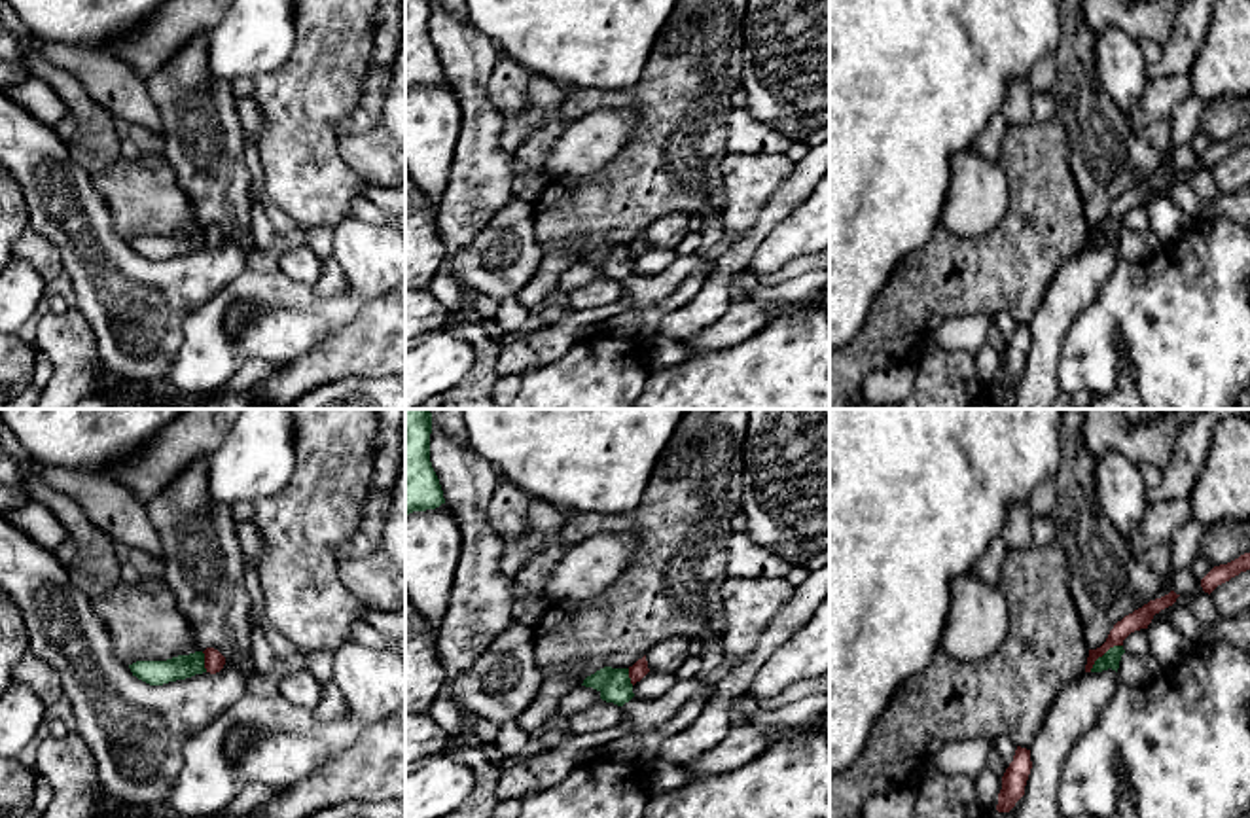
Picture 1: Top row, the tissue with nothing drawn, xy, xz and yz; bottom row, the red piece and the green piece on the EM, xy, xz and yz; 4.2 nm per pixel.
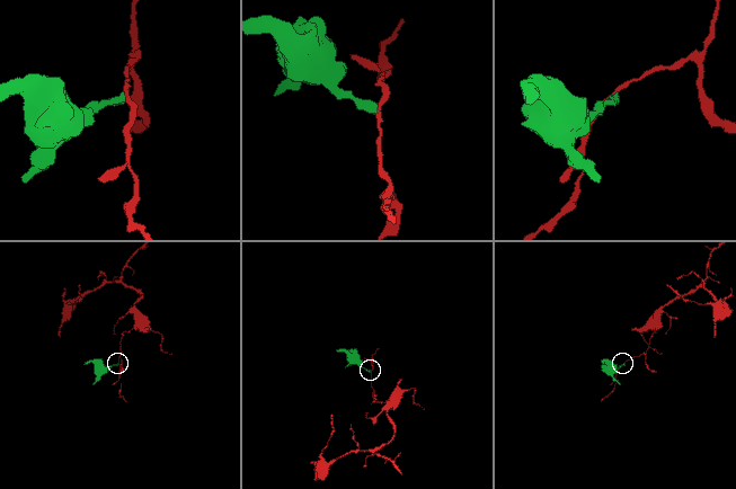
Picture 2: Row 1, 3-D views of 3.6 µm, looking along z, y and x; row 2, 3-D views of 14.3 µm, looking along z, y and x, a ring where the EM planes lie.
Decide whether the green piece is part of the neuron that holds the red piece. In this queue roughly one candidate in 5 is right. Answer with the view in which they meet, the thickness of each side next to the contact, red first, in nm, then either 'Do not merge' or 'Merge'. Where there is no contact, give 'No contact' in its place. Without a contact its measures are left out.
Touches red in yz. Thickness 90 nm (red) against 80 nm. Do not merge

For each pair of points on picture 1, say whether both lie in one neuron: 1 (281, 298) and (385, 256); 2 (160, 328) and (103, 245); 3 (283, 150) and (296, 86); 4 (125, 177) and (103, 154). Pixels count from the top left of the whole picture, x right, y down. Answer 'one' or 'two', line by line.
1: one
2: one
3: one
4: two

